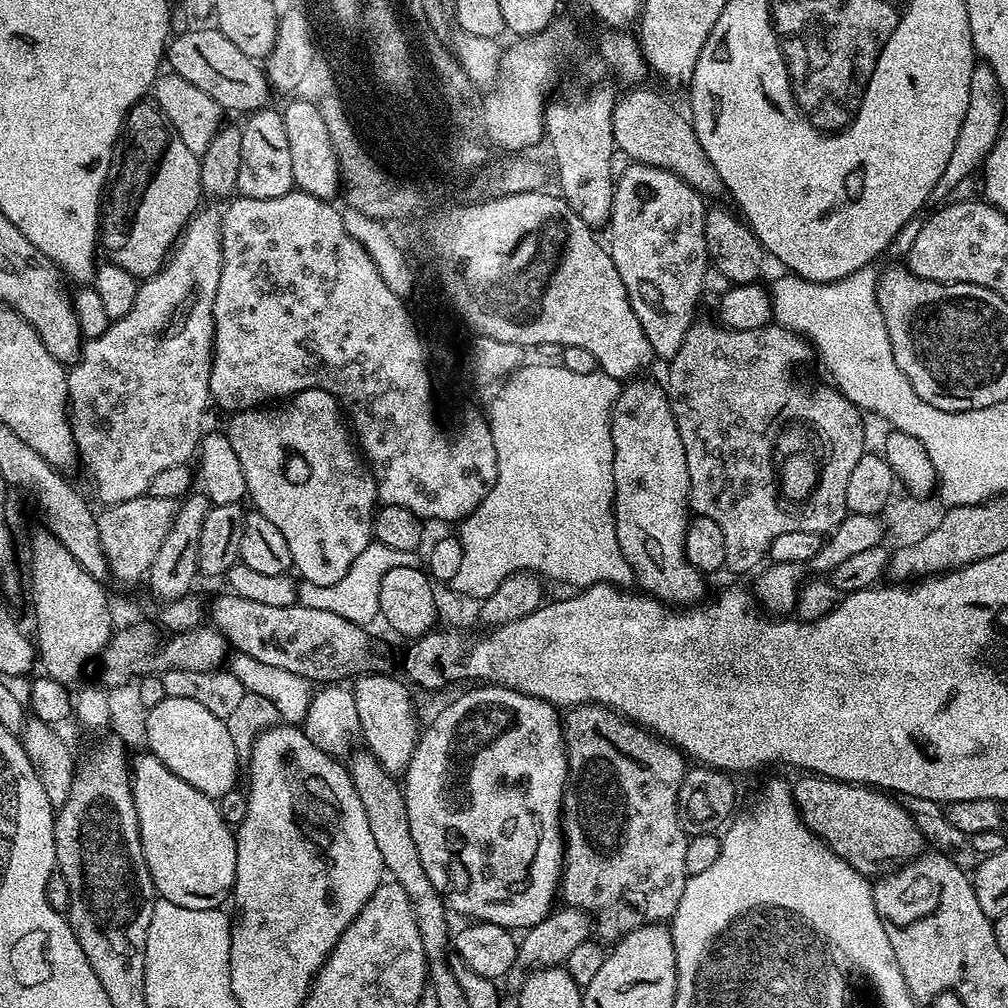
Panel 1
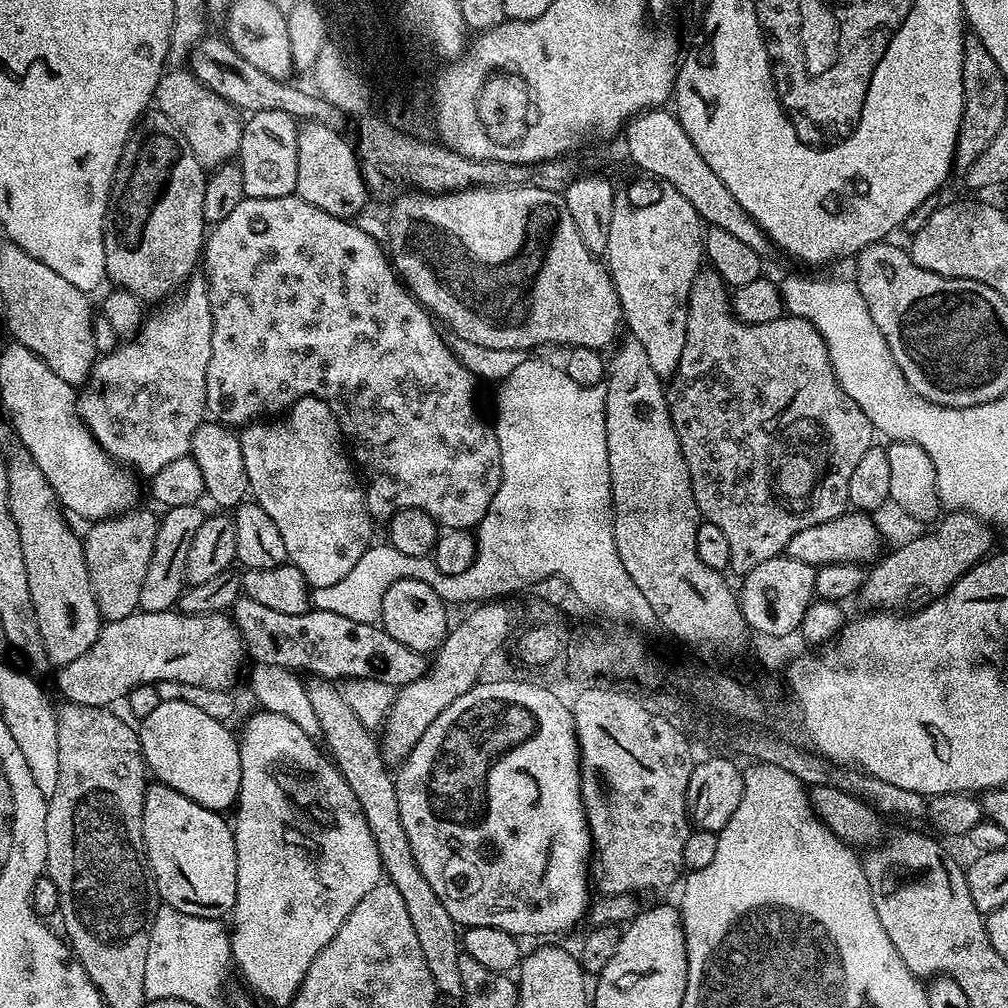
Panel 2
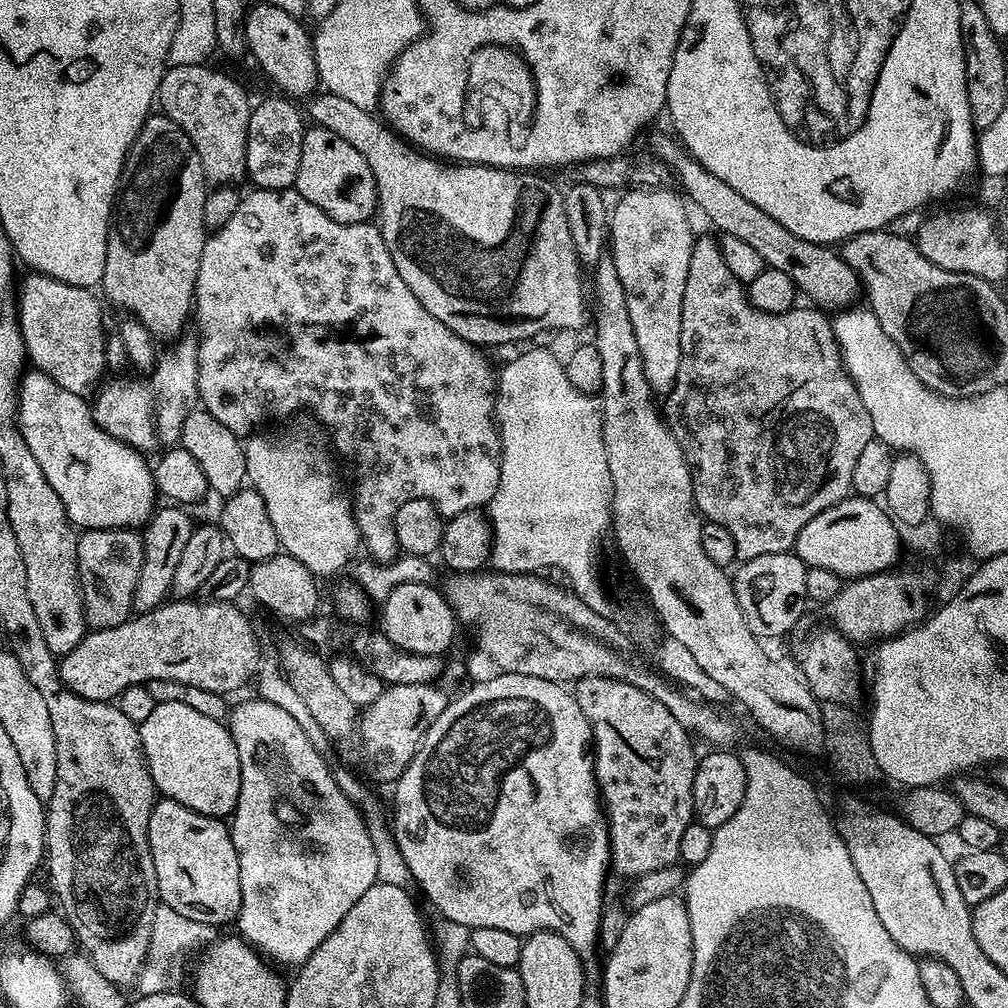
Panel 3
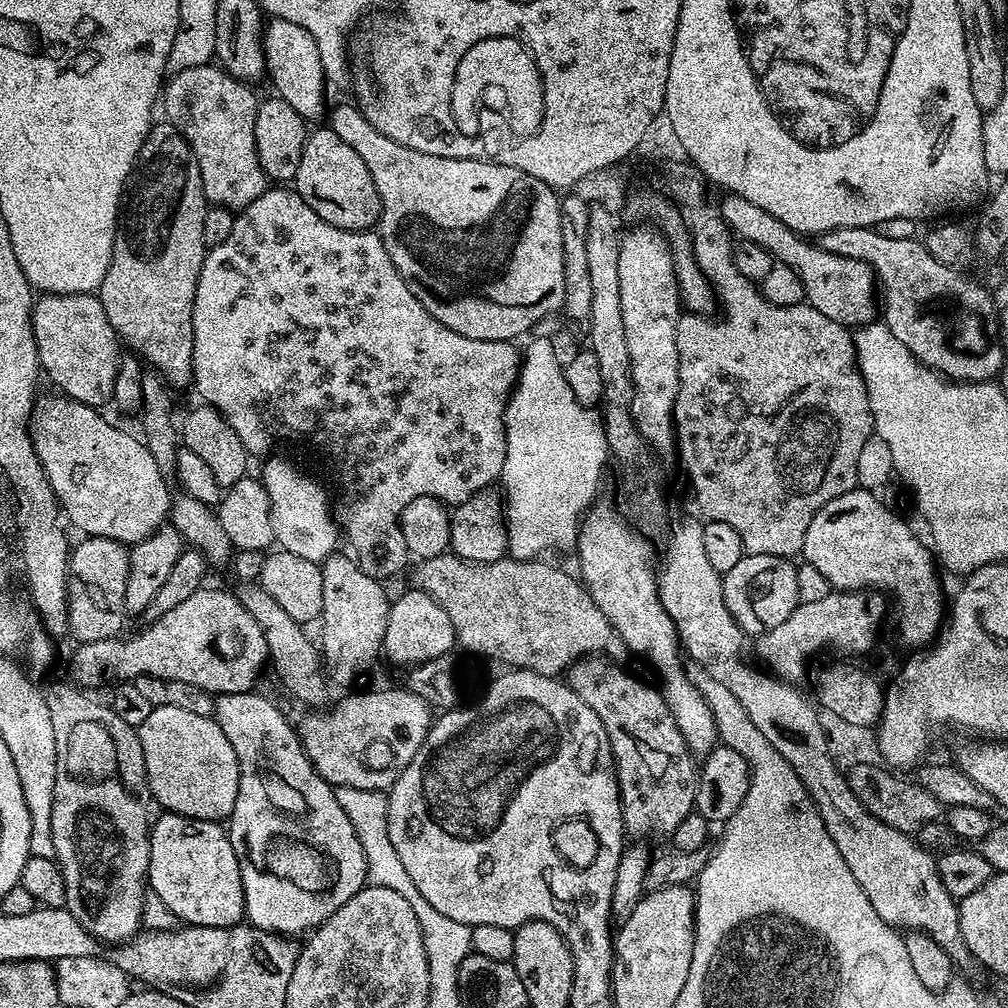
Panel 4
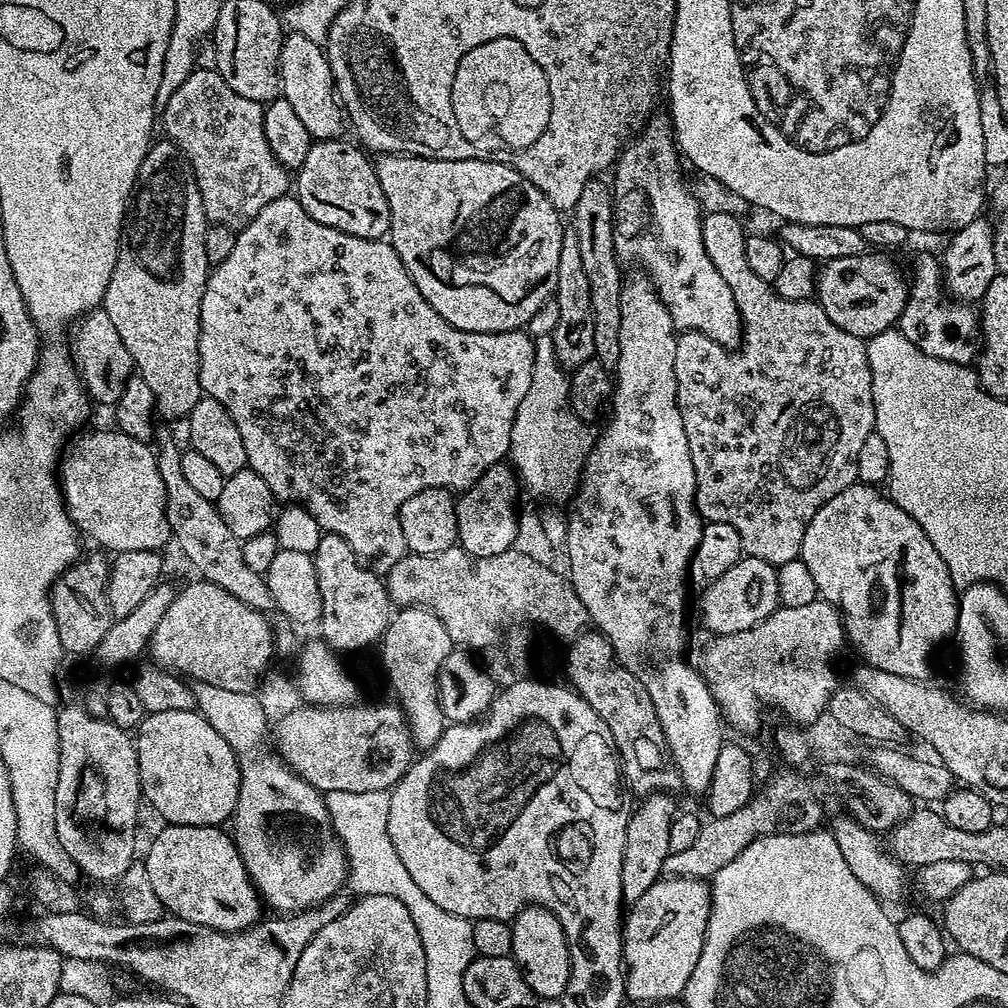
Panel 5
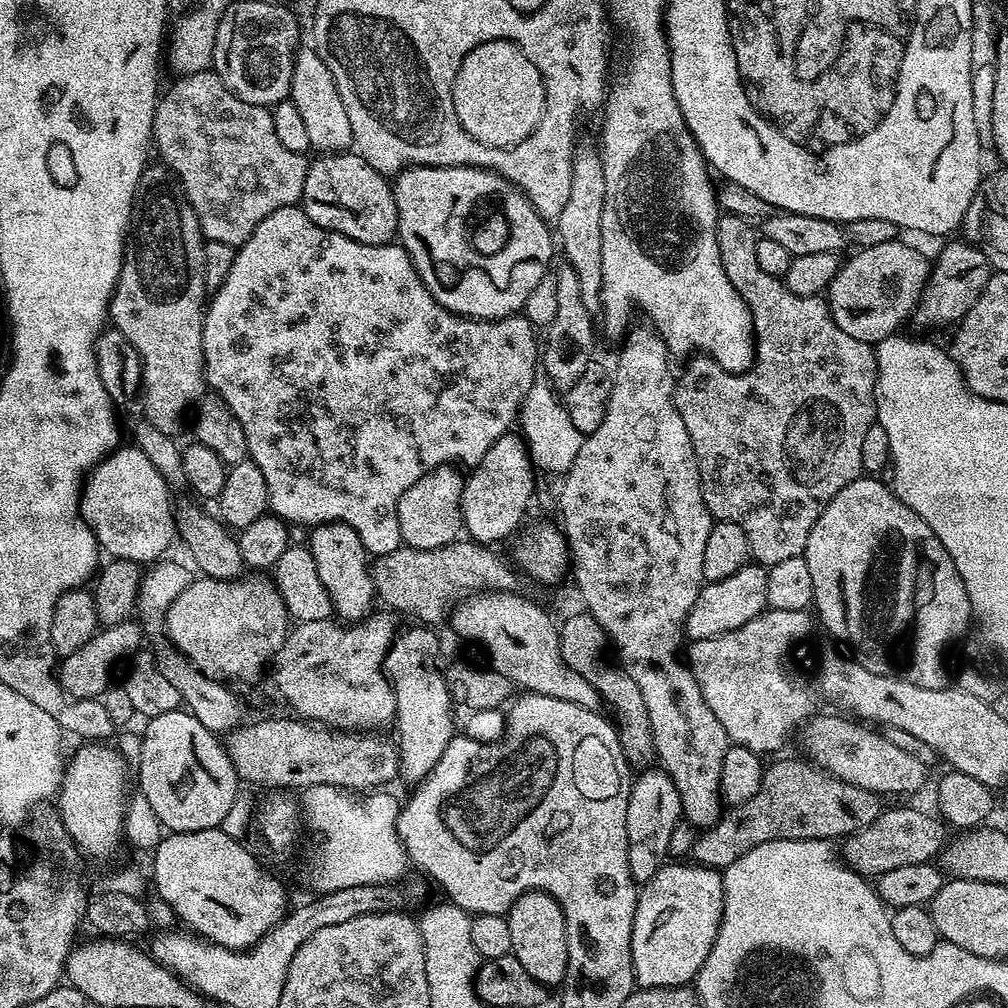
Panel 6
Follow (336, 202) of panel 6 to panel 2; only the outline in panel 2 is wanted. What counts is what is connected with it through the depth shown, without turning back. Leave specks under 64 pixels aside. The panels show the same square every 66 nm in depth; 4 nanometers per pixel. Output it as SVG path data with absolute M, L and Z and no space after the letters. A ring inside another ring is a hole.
M310 120L297 127L298 182L295 195L318 206L318 210L326 210L326 214L356 218L370 199L370 191L360 171L357 149L351 143L348 145L336 131L333 125L322 124L318 120Z

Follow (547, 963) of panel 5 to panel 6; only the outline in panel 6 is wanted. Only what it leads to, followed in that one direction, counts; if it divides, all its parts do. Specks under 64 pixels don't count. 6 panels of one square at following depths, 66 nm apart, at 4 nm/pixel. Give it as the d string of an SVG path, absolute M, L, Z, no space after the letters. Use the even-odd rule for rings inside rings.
M523 892L507 912L512 955L522 962L526 974L545 986L565 983L568 975L566 922L556 899L549 892Z

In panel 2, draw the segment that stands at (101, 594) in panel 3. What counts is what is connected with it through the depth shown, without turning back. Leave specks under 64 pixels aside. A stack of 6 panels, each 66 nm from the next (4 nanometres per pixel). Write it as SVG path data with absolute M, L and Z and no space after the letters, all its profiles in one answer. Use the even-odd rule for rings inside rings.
M137 506L120 512L117 516L107 516L105 520L95 521L88 533L83 533L84 557L86 570L90 574L92 589L98 602L98 610L105 621L126 618L140 607L142 581L146 578L146 570L150 570L150 554L154 550L156 541L157 513L150 509Z

